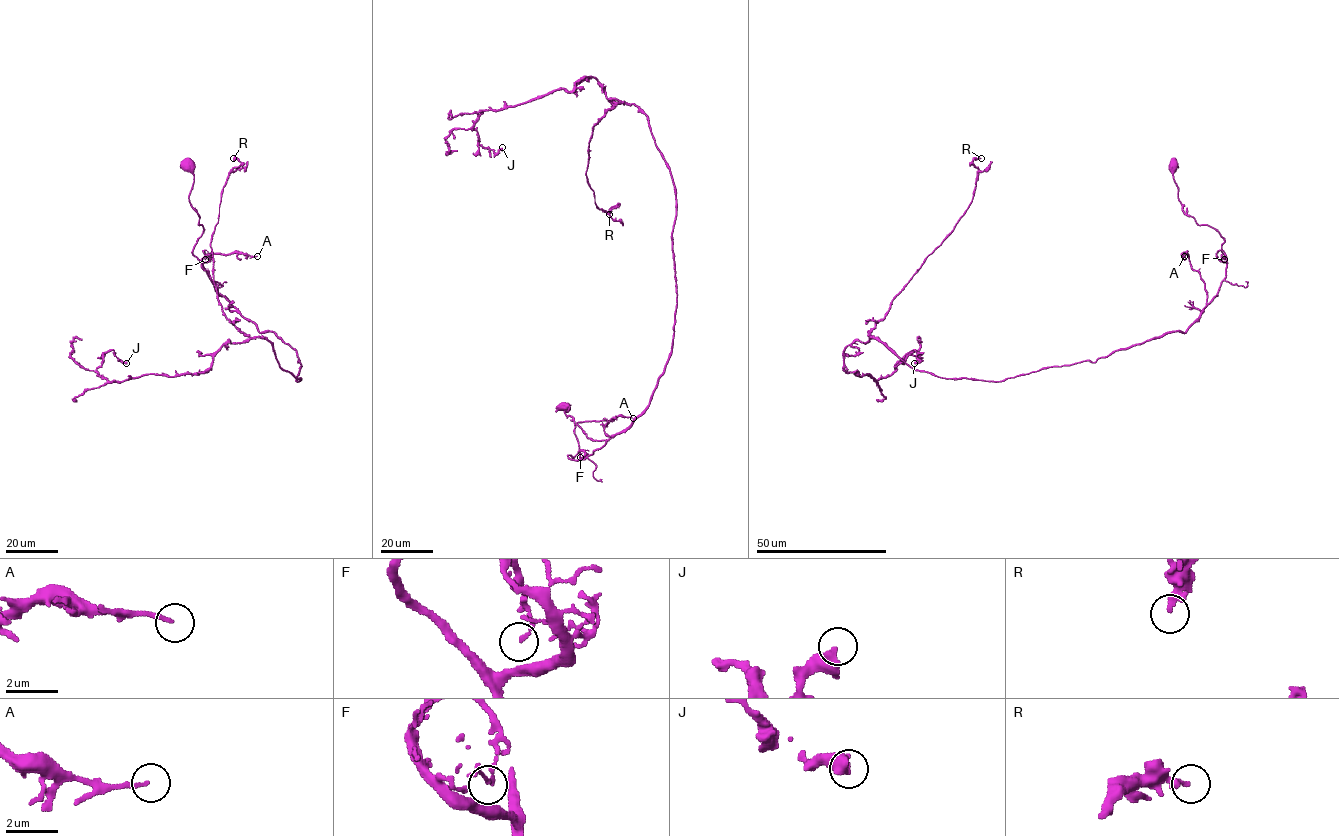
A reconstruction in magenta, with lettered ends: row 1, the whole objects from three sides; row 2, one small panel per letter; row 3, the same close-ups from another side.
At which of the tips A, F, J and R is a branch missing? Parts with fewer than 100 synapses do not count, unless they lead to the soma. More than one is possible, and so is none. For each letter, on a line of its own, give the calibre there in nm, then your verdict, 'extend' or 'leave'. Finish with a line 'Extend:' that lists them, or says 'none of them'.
A: calibre 150 nm; leave
F: calibre 120 nm; leave
J: calibre 400 nm; leave
R: calibre 280 nm; leave
Extend: none of them

